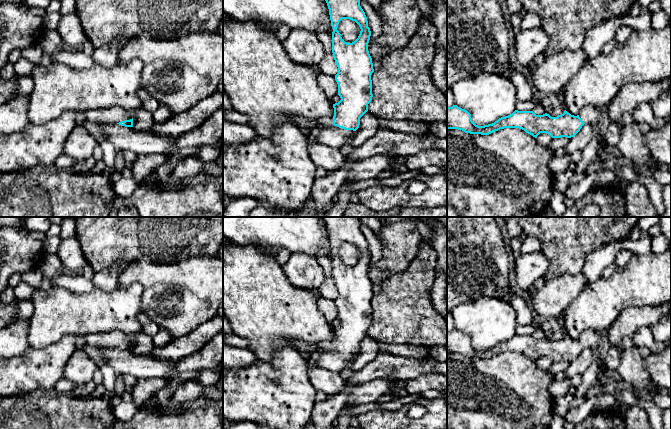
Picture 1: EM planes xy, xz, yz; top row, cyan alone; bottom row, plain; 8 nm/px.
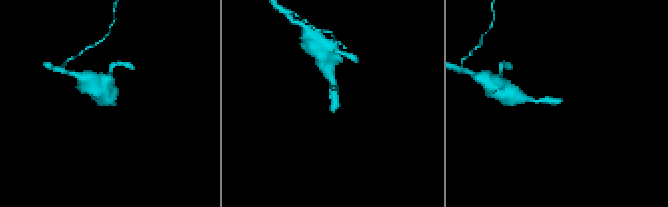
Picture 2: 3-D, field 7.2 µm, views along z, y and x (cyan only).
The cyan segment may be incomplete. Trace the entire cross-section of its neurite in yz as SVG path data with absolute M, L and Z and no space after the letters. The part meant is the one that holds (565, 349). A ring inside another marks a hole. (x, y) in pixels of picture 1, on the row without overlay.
M453 329L452 331L447 331L447 353L458 353L470 358L489 359L504 352L519 352L535 362L537 362L540 357L547 357L552 362L571 362L580 355L584 348L590 348L594 350L600 341L601 333L592 329L583 331L577 340L571 339L566 334L563 338L558 339L557 341L551 341L547 337L543 339L536 339L533 335L515 334L512 338L501 341L492 348L478 350L472 345L471 338L467 334L462 333L457 329Z

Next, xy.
M119 330L87 335L81 339L81 343L97 349L119 348L125 351L133 351L133 337Z

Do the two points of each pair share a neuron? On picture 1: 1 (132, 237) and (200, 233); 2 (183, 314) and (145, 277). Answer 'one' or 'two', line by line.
1: one
2: one

